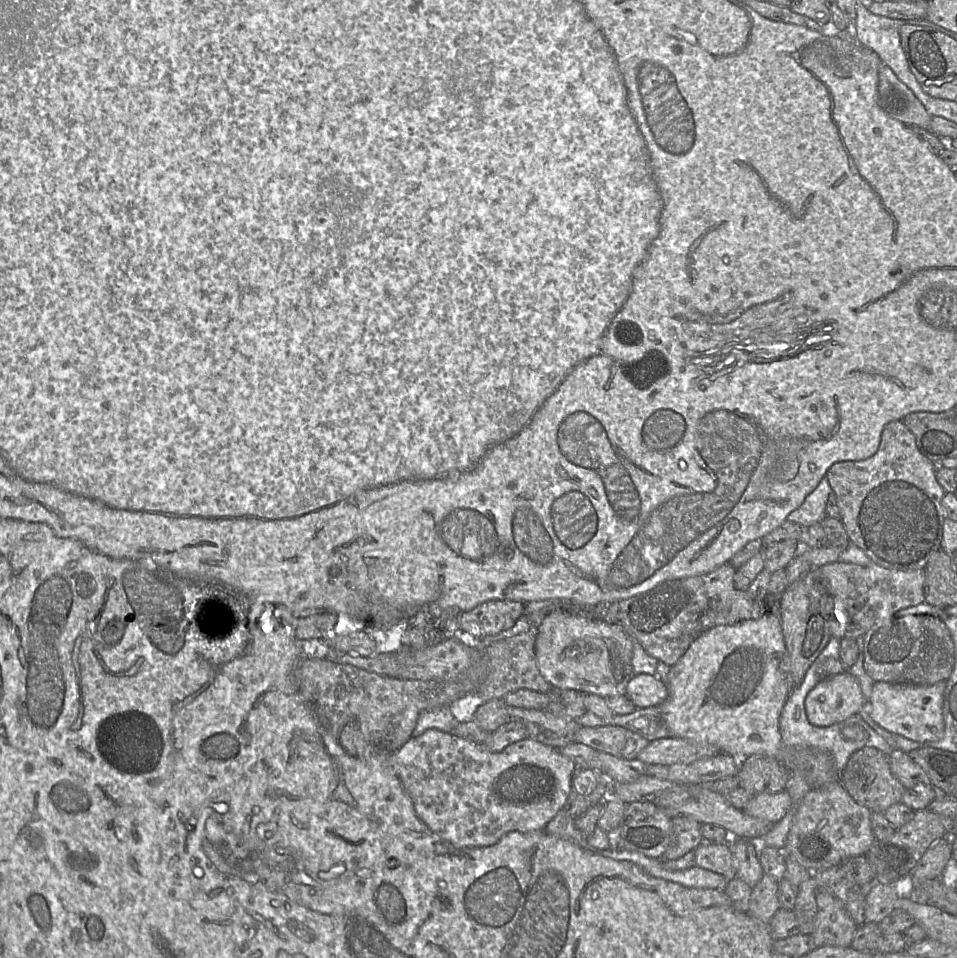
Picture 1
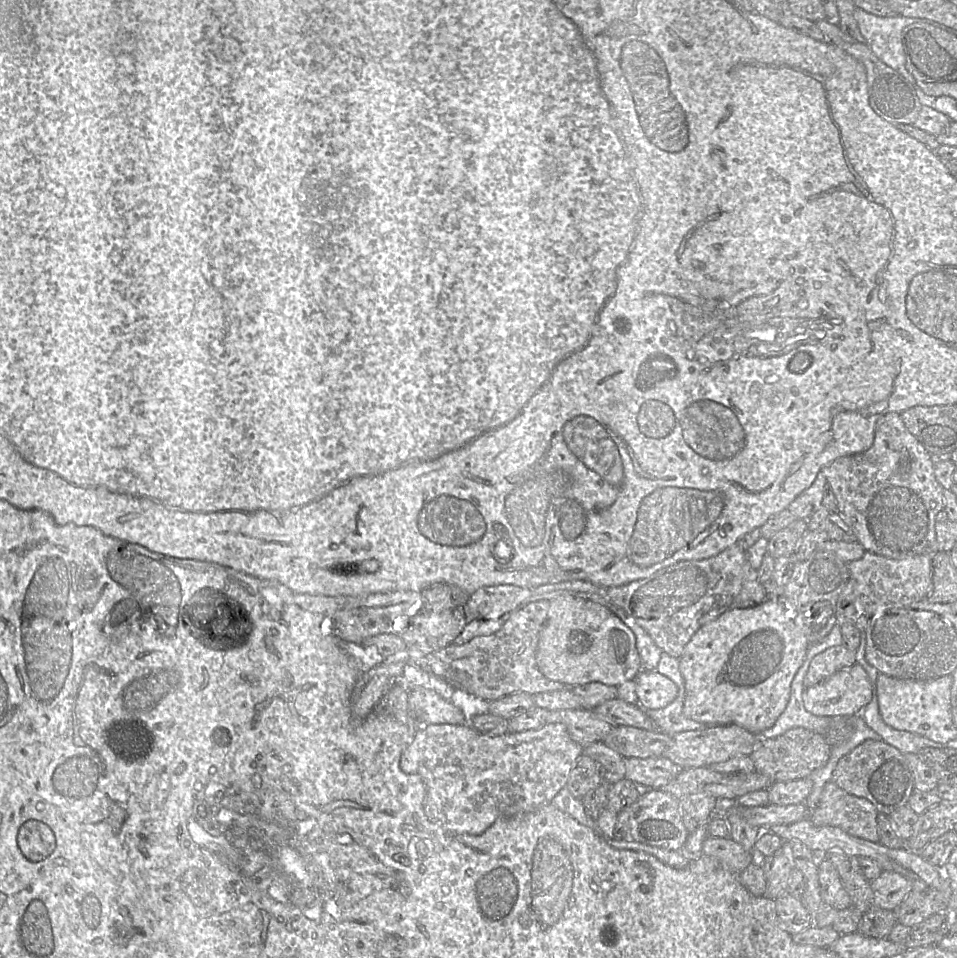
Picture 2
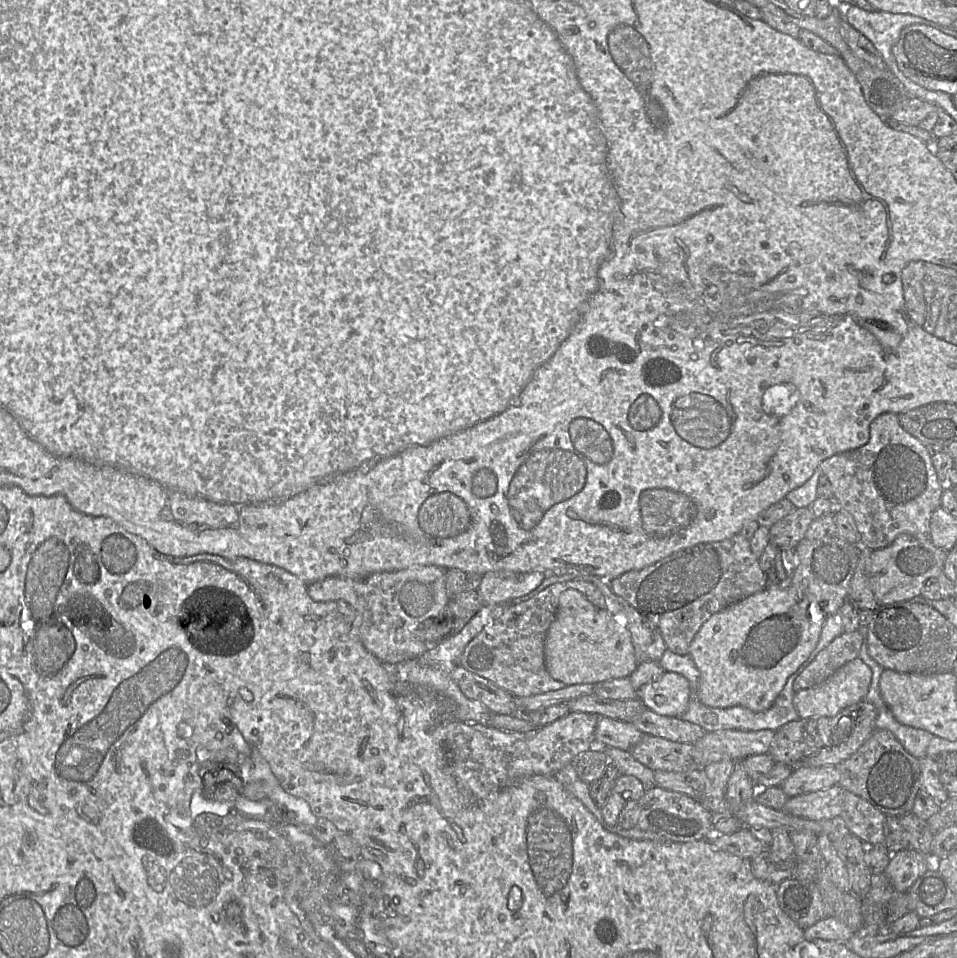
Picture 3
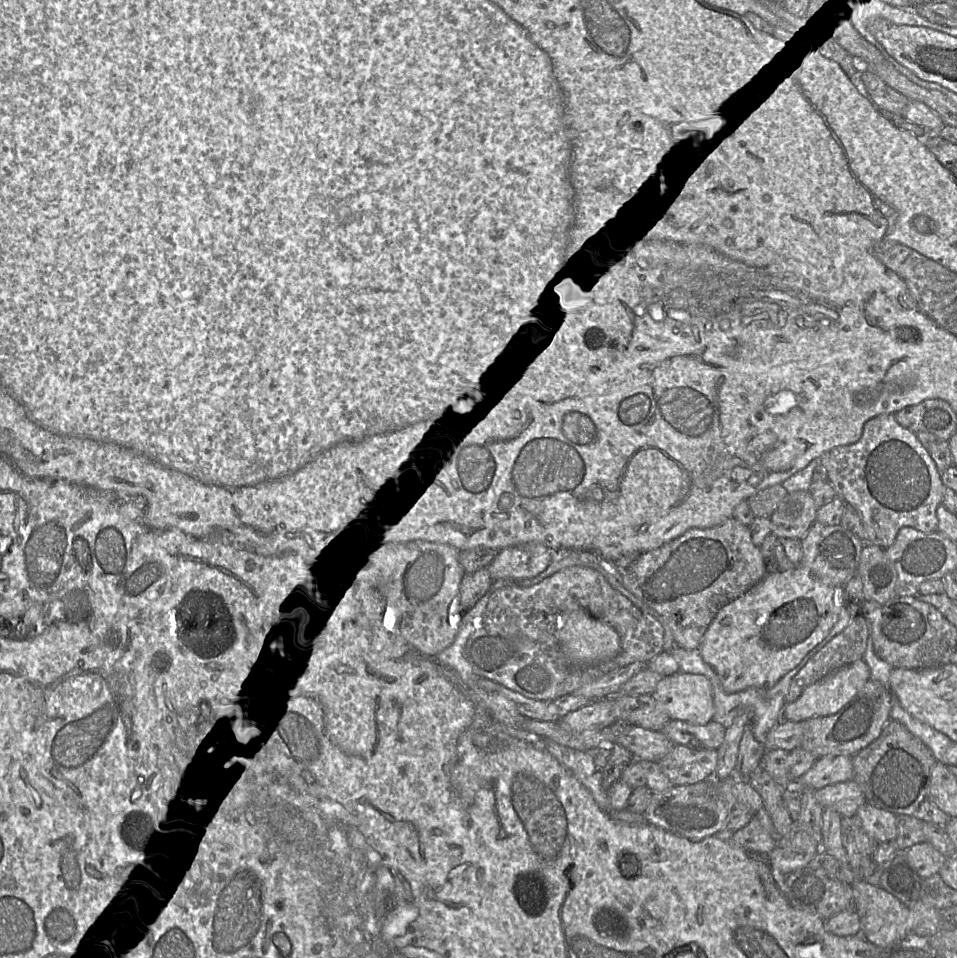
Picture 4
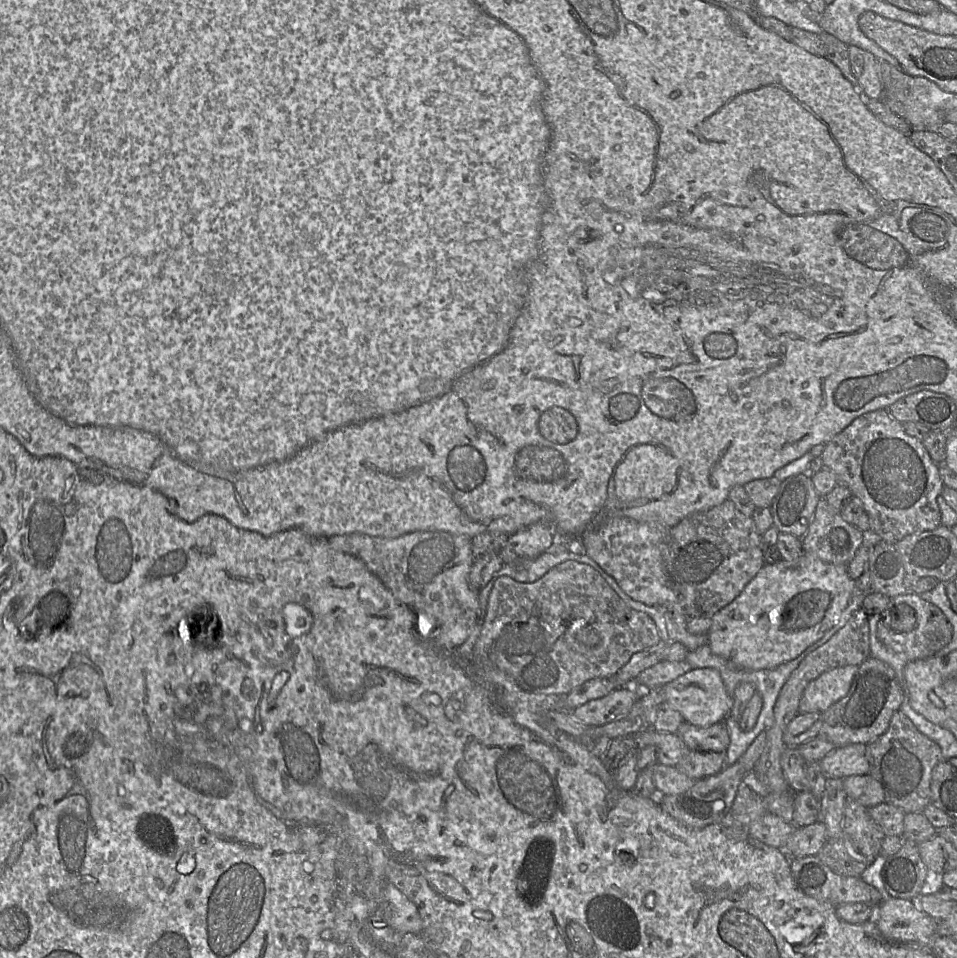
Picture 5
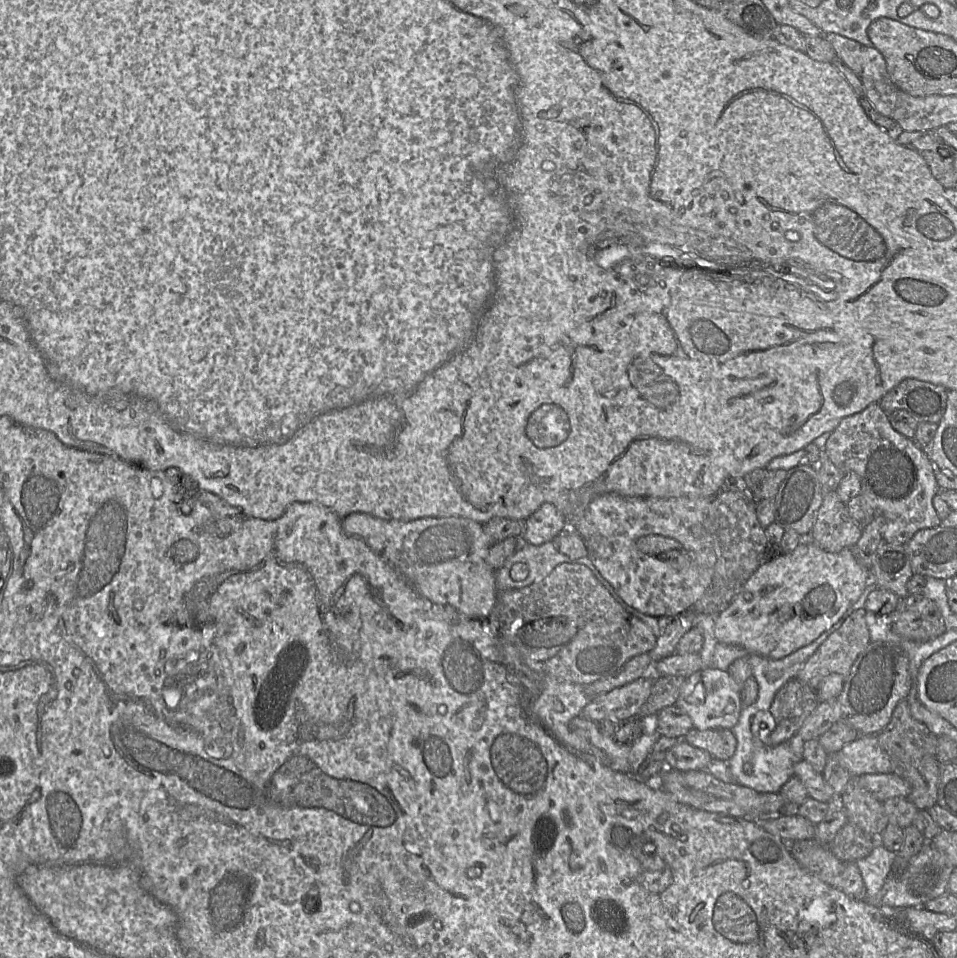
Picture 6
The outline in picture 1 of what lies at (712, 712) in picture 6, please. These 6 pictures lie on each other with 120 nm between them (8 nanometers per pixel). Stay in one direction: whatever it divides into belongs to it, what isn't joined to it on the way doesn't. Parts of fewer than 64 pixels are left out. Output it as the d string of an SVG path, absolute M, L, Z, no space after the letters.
M641 673L629 681L626 696L636 708L649 708L659 706L667 698L668 689L656 675Z

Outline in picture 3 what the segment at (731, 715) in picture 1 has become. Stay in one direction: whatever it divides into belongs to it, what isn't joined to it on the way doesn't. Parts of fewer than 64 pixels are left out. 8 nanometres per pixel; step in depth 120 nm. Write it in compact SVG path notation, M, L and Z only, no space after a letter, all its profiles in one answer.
M783 583L783 585L778 587L766 587L760 592L748 596L715 613L702 625L689 647L688 654L692 657L696 667L700 672L698 688L699 700L705 706L713 708L730 708L734 706L742 706L754 712L763 712L770 709L786 686L789 677L795 673L799 667L809 658L810 654L817 646L827 617L827 614L823 611L816 600L810 599L807 595L803 594L802 591L797 591L795 588L790 587L789 583Z

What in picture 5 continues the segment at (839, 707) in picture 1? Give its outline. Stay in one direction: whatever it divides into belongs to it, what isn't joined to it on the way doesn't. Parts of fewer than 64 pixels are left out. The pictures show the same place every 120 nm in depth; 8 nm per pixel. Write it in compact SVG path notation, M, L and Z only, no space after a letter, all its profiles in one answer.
M858 666L838 667L812 680L800 699L798 713L825 712L847 695L857 670Z

